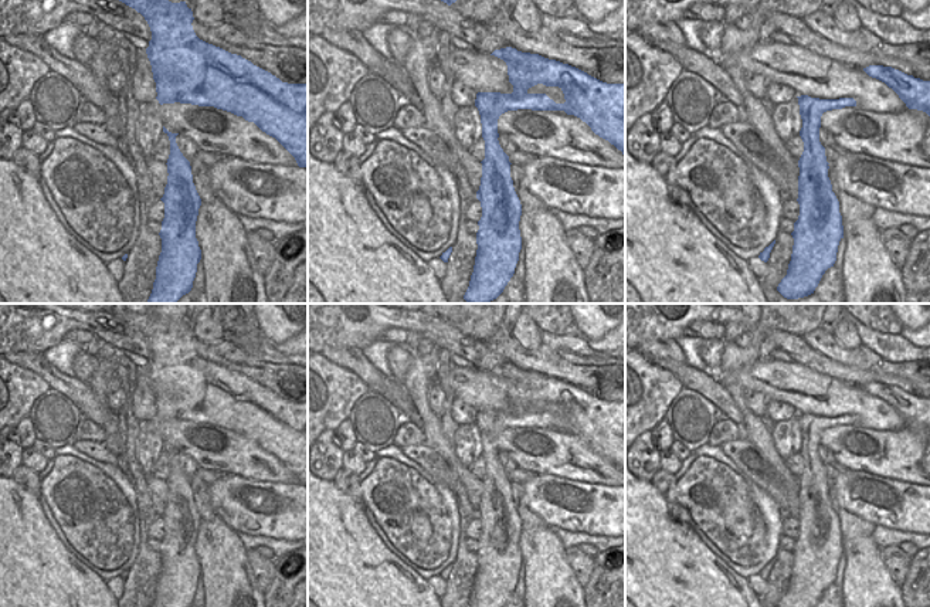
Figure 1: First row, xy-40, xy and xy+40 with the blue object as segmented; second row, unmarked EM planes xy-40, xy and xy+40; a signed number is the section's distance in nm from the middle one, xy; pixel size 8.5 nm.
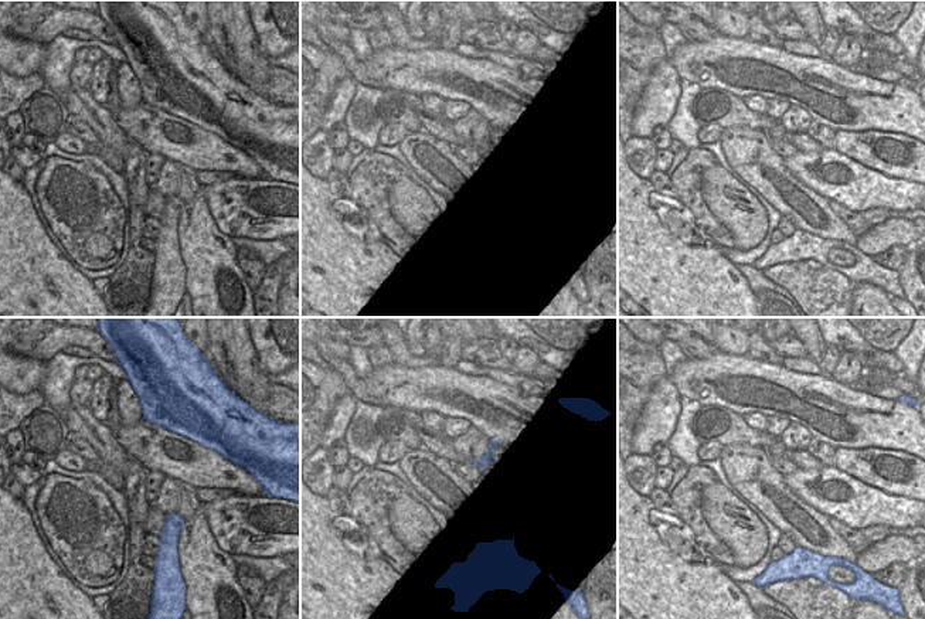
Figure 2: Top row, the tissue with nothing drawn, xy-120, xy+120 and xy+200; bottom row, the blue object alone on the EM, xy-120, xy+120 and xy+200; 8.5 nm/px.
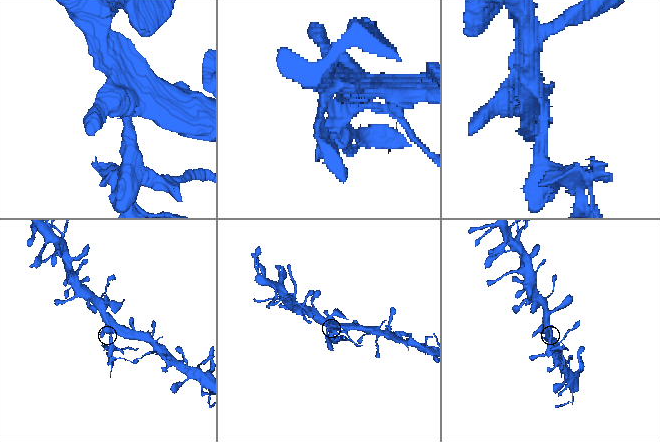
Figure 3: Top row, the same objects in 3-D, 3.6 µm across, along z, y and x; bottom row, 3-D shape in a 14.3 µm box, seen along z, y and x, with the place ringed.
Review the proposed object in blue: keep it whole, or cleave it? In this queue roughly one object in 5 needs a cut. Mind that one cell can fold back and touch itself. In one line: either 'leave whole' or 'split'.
split

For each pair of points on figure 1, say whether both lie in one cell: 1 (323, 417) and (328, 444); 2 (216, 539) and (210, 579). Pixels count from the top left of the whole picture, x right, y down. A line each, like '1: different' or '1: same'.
1: different
2: same

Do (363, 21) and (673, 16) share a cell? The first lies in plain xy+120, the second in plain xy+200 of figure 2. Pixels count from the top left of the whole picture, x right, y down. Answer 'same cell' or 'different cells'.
same cell

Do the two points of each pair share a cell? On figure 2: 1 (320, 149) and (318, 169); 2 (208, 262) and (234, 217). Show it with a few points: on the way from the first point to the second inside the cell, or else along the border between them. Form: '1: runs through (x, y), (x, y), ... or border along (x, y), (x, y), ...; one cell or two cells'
1: runs through (318, 153), (318, 165); one cell
2: border along (207, 206), (216, 225), (231, 238); two cells

